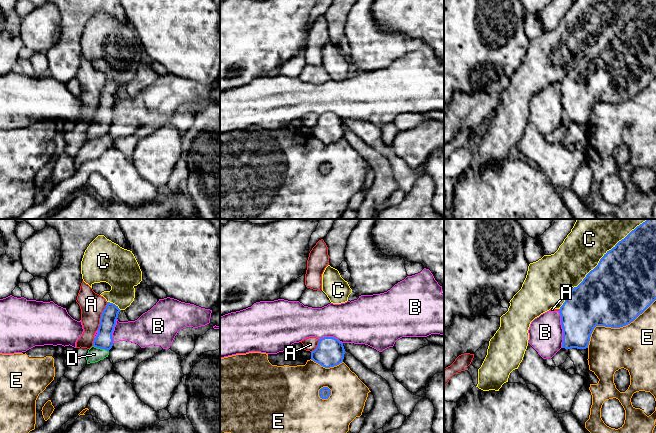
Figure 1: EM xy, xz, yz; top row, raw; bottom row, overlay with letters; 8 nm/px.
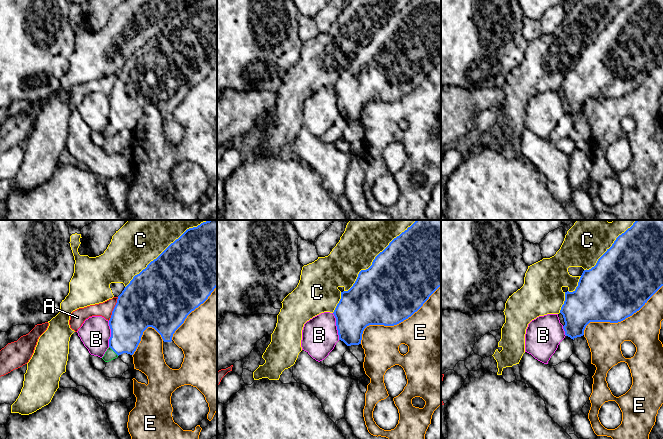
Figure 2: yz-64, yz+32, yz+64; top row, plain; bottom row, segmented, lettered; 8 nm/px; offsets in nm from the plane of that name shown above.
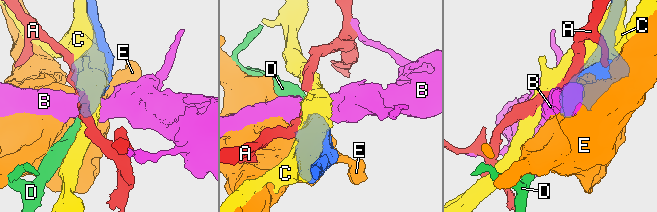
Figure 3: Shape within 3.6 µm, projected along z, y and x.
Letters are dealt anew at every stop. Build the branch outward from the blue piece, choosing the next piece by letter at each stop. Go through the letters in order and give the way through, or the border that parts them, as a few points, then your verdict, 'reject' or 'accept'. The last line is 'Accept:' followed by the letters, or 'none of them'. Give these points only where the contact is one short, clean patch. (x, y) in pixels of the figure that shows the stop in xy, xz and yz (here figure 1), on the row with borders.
A: reject
B: border yz (558, 311), (561, 317), (562, 347); reject
C: reject
D: way xy (103, 340), (101, 348), (94, 354); accept
E: reject
Accept: D

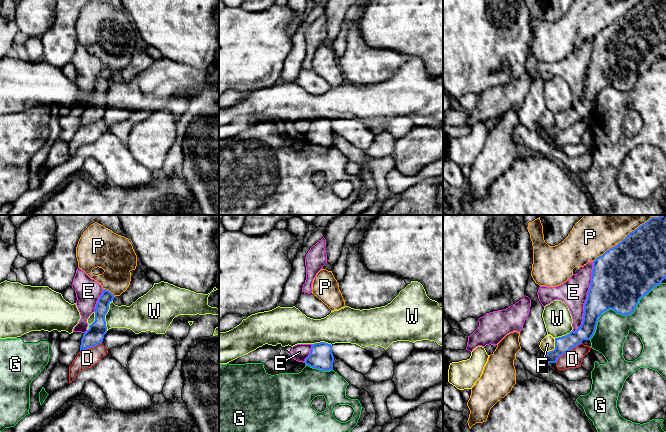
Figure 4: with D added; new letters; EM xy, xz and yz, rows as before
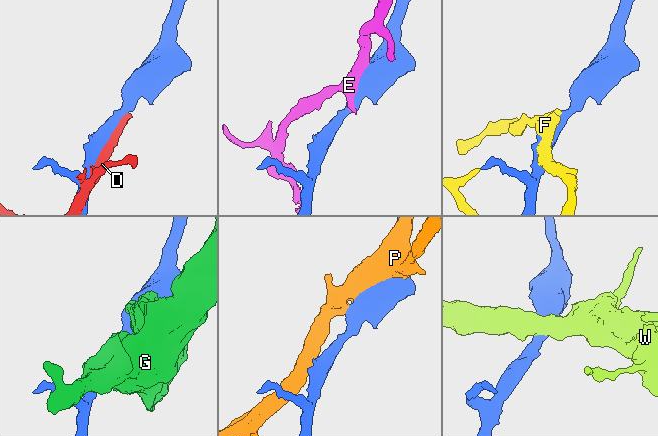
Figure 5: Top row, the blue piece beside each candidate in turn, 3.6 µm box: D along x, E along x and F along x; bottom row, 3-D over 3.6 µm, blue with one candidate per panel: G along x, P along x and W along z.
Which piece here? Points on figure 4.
D: reject
E: reject
F: reject
G: reject
P: reject
W: reject
Accept: none of them

